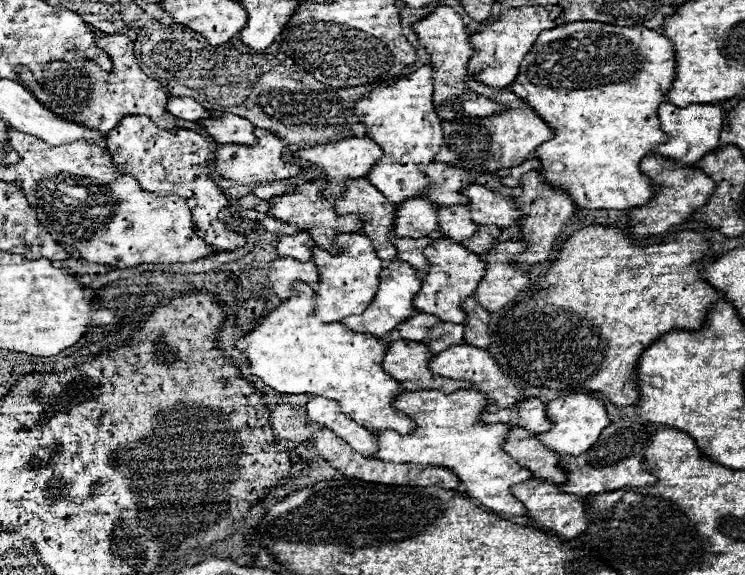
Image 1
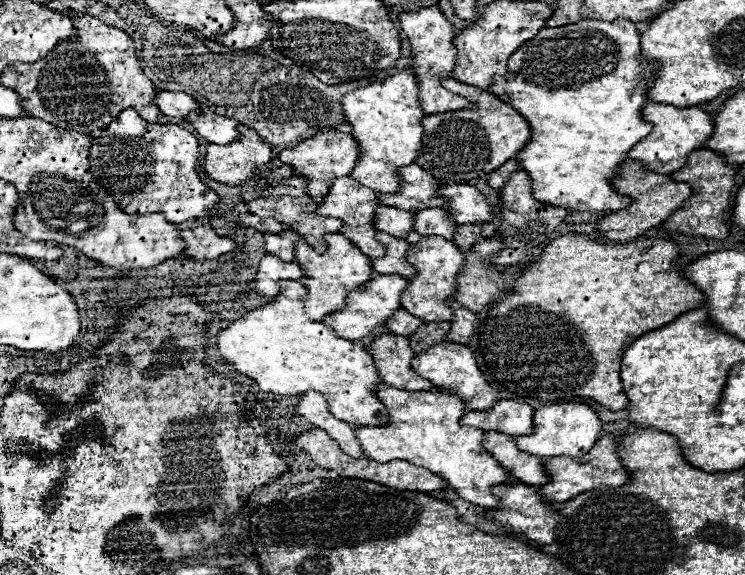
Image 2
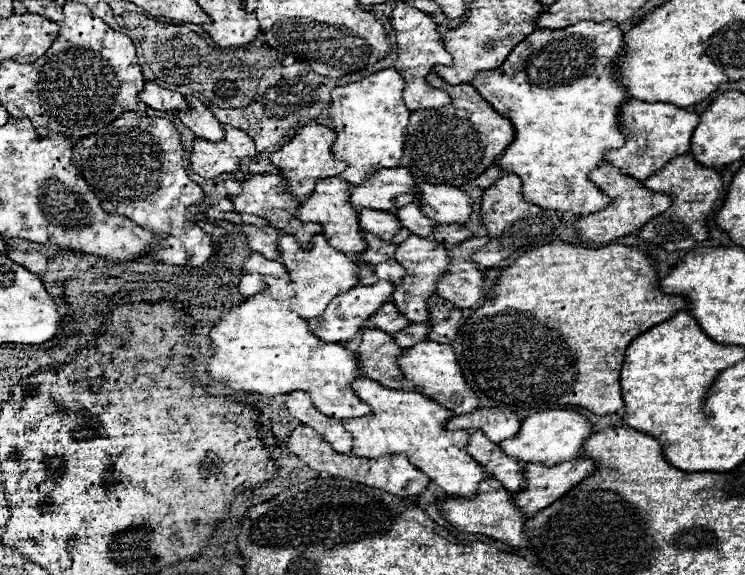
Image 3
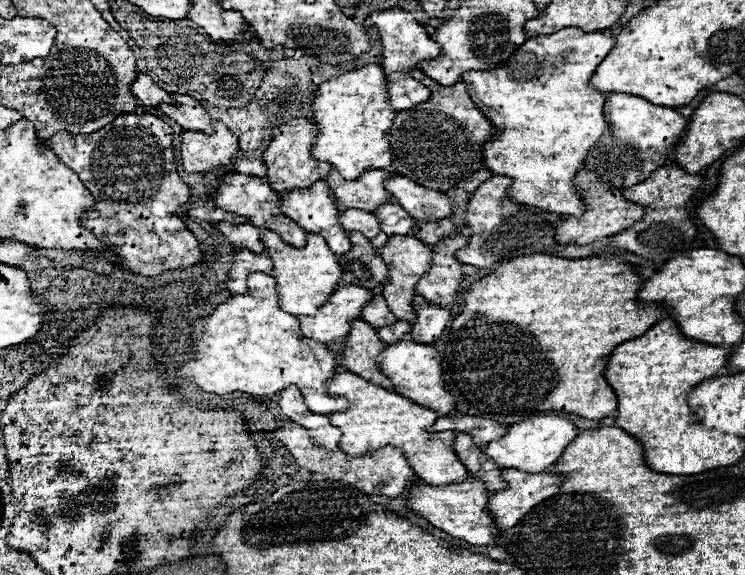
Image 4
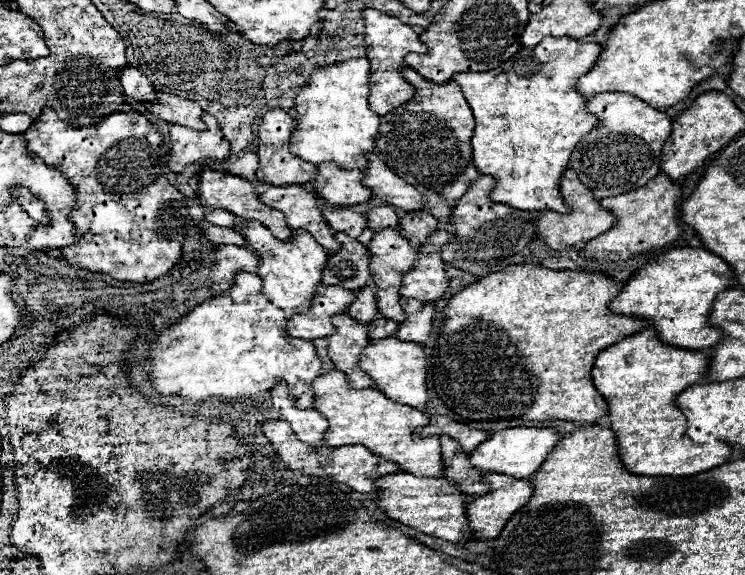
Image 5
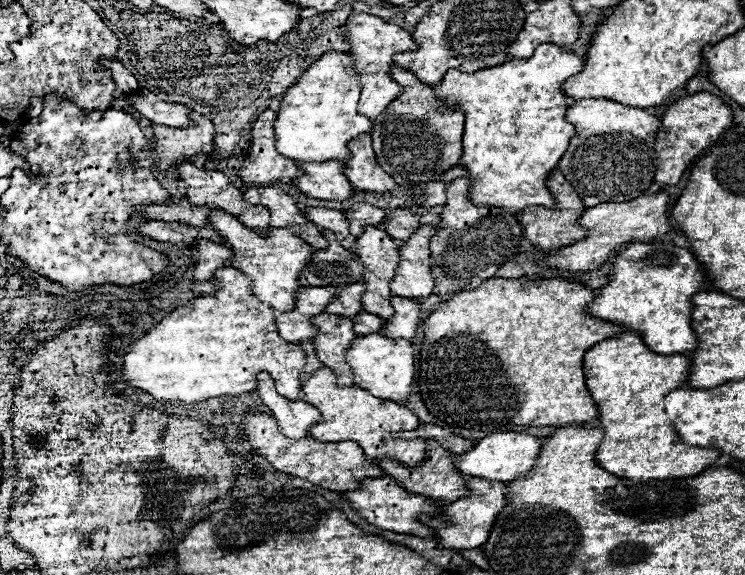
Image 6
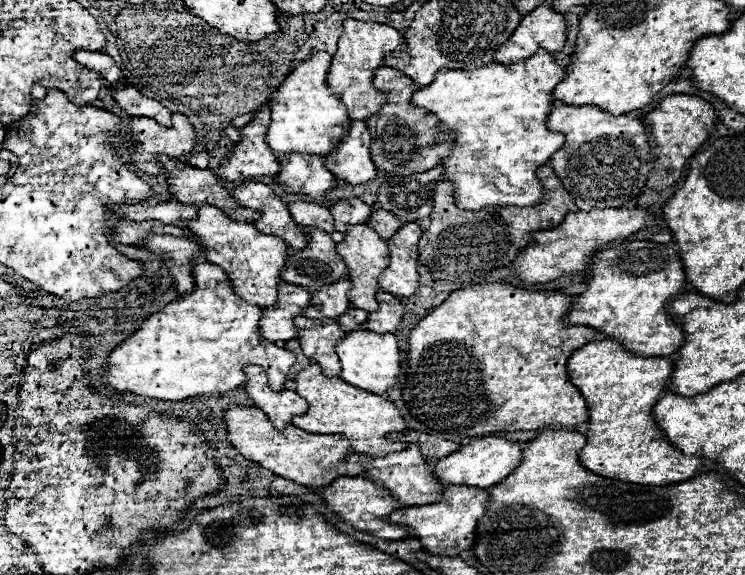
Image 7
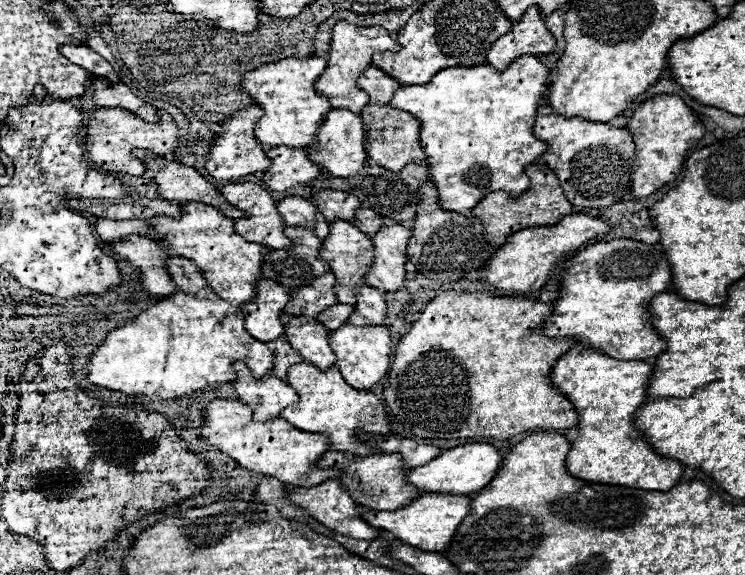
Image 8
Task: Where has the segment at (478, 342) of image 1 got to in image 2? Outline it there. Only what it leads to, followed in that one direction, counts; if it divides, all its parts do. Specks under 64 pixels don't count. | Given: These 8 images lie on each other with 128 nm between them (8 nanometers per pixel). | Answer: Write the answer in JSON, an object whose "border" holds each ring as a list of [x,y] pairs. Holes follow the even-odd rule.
{"border":[[[458,304],[458,310],[452,308],[452,312],[454,312],[454,318],[450,320],[450,330],[446,332],[446,340],[456,344],[466,344],[478,326],[478,318],[462,304]]]}

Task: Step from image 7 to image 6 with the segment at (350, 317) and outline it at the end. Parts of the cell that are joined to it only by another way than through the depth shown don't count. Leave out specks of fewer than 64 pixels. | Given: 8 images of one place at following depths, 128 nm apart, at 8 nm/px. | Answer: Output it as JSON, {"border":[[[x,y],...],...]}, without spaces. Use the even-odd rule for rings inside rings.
{"border":[[[362,312],[362,316],[356,316],[356,320],[352,320],[354,324],[354,332],[358,336],[366,336],[366,334],[372,334],[372,332],[378,332],[384,324],[382,318],[374,316],[374,314],[368,314],[368,312]]]}

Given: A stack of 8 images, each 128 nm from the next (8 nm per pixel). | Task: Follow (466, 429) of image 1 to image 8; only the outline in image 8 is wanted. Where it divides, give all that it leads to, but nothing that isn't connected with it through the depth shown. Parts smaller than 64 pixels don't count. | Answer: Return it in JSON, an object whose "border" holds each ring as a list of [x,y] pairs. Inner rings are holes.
{"border":[[[308,362],[294,364],[290,366],[290,386],[298,392],[298,404],[292,404],[292,408],[284,408],[280,416],[302,432],[326,434],[332,442],[332,450],[368,456],[370,448],[364,446],[362,440],[358,440],[358,434],[364,432],[384,436],[390,432],[390,422],[386,420],[380,400],[370,392],[348,386],[336,366],[322,372]]]}

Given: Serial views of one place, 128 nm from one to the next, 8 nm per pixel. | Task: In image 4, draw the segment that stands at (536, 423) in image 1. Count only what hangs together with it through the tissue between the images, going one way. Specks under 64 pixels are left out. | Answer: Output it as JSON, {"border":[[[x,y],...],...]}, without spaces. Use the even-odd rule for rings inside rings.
{"border":[[[449,413],[440,416],[428,432],[442,432],[442,430],[454,430],[454,432],[464,432],[472,436],[472,442],[476,446],[484,446],[496,438],[502,438],[506,434],[504,424],[498,424],[494,420],[486,420],[480,416],[462,415],[459,413]]]}

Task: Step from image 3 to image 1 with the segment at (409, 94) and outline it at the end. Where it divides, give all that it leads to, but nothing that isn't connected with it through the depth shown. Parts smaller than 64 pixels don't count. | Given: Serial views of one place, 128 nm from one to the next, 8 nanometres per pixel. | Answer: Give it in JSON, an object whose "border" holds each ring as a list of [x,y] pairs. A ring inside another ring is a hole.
{"border":[[[436,6],[432,14],[418,20],[416,24],[412,24],[412,32],[416,32],[420,46],[430,54],[430,66],[434,70],[434,74],[432,74],[434,112],[442,120],[454,120],[454,118],[462,118],[462,116],[492,116],[492,114],[504,110],[504,106],[500,106],[484,96],[478,96],[466,88],[466,80],[474,78],[472,74],[466,72],[468,58],[472,56],[474,50],[468,42],[470,36],[466,34],[466,26],[462,24],[462,18],[458,12],[454,12],[450,6]]]}

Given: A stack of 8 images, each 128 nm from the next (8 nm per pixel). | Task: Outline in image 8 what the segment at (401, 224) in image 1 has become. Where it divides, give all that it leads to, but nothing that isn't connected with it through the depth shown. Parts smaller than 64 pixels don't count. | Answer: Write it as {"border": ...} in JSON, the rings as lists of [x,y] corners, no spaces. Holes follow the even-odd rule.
{"border":[[[288,196],[280,202],[276,202],[278,214],[286,226],[304,226],[312,228],[316,226],[316,214],[320,212],[312,202],[300,196]]]}

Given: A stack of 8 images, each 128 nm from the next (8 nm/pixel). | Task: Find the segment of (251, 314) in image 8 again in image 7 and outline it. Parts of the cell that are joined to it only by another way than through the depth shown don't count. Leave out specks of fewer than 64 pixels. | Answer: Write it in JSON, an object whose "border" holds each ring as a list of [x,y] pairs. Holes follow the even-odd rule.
{"border":[[[278,284],[278,302],[270,308],[262,308],[262,320],[258,322],[258,332],[270,340],[292,340],[298,330],[292,324],[296,316],[310,304],[310,292],[304,288],[296,288],[294,284]]]}

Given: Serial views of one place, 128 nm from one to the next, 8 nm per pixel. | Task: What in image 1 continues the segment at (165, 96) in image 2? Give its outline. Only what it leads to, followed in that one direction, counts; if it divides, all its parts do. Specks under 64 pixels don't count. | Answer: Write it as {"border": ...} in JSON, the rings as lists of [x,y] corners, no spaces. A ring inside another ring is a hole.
{"border":[[[170,96],[166,108],[168,112],[172,112],[172,116],[180,120],[190,120],[190,122],[198,122],[210,116],[206,108],[202,108],[194,98],[188,98],[188,96]]]}

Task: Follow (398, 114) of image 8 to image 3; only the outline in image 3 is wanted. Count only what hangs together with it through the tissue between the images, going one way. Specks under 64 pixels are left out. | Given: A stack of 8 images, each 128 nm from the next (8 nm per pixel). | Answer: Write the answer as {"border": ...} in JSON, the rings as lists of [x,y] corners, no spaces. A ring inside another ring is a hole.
{"border":[[[434,72],[428,74],[428,84],[434,88],[444,88],[452,102],[444,108],[410,112],[408,140],[404,142],[400,166],[408,168],[418,184],[466,186],[496,162],[496,156],[512,142],[514,128],[510,120],[500,116],[470,84],[458,84],[452,88]]]}

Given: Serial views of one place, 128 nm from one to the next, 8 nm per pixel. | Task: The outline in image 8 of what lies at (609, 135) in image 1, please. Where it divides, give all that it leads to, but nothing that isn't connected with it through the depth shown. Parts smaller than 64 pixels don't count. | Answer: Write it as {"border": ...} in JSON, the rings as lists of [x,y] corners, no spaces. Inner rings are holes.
{"border":[[[520,56],[504,72],[496,72],[486,64],[480,68],[444,68],[428,84],[402,86],[394,92],[390,108],[406,110],[420,120],[420,144],[428,156],[426,164],[430,180],[438,190],[438,204],[444,210],[472,210],[488,192],[504,190],[510,196],[518,196],[530,186],[524,166],[532,164],[546,150],[546,144],[532,134],[538,100],[546,94],[546,88],[548,70],[544,64],[536,56]]]}

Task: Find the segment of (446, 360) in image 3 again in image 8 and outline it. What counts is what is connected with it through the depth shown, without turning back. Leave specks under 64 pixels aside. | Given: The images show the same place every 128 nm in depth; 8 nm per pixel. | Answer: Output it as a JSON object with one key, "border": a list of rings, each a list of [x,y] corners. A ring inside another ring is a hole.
{"border":[[[342,324],[338,330],[330,332],[330,346],[336,354],[336,366],[340,368],[344,380],[354,386],[356,390],[370,390],[376,382],[380,382],[388,368],[390,368],[390,350],[392,340],[388,328],[376,328],[376,326],[354,326],[354,324]]]}

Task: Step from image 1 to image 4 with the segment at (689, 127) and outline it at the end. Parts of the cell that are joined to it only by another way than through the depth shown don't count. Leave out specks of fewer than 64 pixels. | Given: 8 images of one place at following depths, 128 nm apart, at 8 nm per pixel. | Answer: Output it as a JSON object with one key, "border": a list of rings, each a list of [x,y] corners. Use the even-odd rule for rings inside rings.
{"border":[[[612,92],[608,94],[608,104],[604,104],[604,118],[608,120],[612,132],[600,138],[600,144],[588,152],[584,168],[596,172],[600,182],[610,188],[630,188],[644,182],[654,170],[666,166],[666,156],[674,150],[674,142],[688,128],[688,118],[680,116],[672,108],[654,106],[644,98],[632,94]]]}

